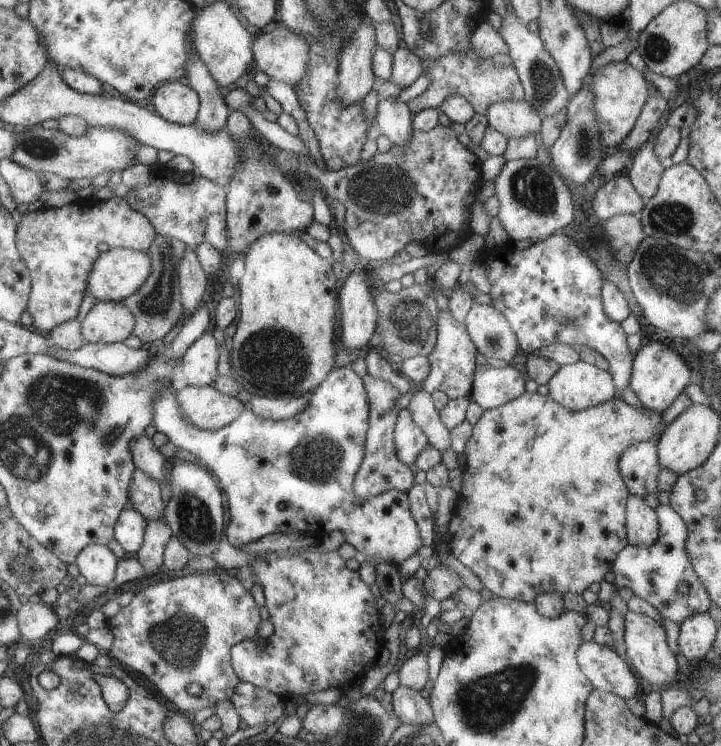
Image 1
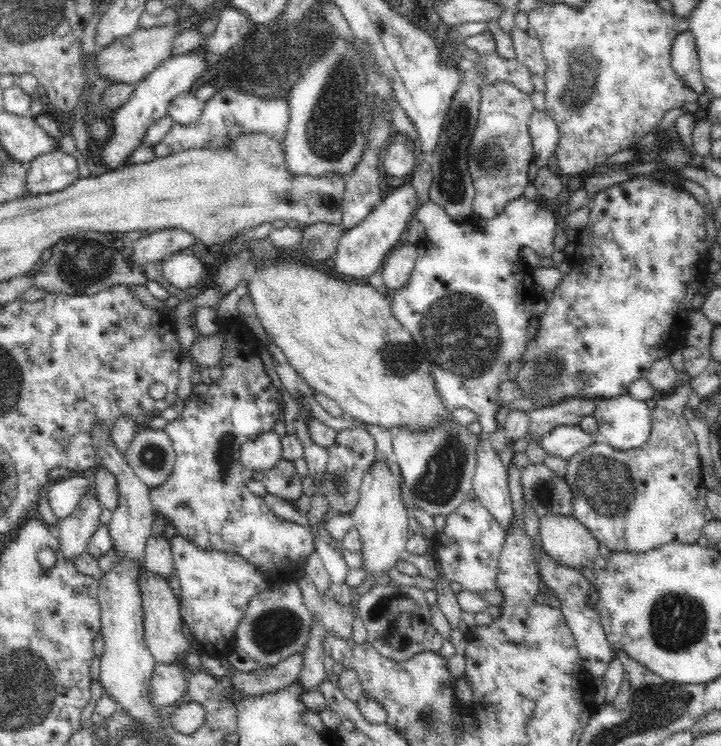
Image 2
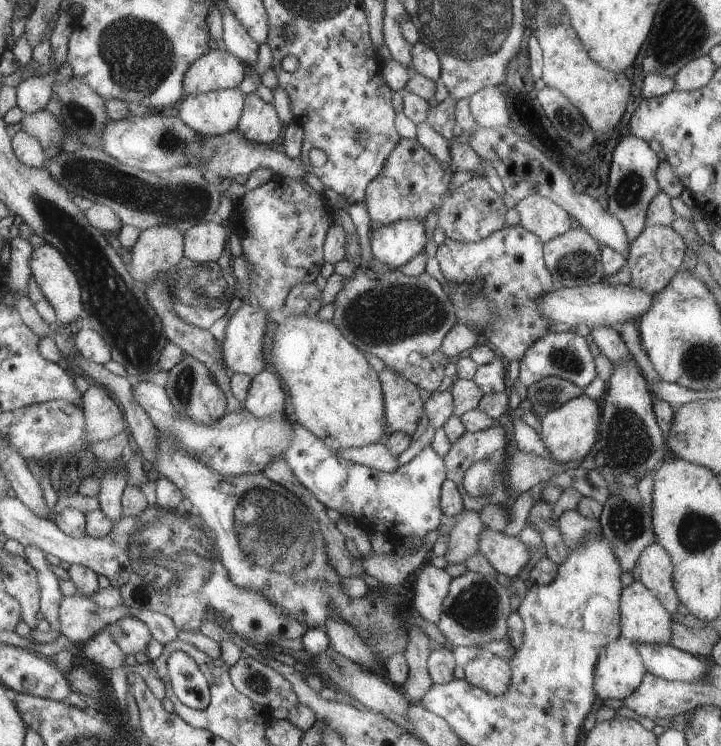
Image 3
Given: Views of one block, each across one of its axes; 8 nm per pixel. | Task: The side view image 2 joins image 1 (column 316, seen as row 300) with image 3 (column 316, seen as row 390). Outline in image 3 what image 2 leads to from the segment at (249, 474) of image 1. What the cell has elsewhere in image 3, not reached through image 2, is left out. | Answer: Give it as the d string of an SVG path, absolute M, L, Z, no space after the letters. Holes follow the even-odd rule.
M295 423L292 442L288 450L284 450L282 458L319 502L326 508L337 510L345 518L350 516L356 523L362 522L368 534L381 532L392 543L404 537L424 540L426 534L441 526L443 513L440 489L444 480L447 480L446 466L431 445L426 446L408 464L386 473L340 458L340 454L332 453L320 438Z

